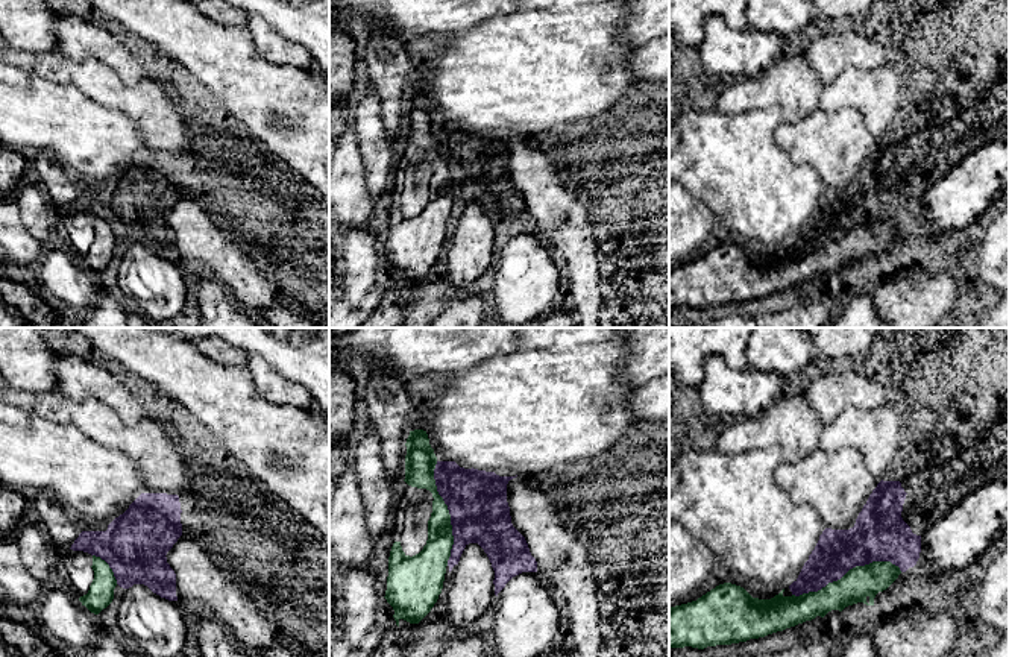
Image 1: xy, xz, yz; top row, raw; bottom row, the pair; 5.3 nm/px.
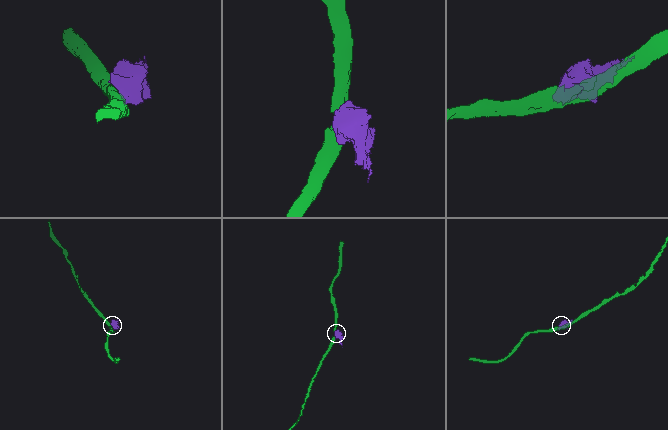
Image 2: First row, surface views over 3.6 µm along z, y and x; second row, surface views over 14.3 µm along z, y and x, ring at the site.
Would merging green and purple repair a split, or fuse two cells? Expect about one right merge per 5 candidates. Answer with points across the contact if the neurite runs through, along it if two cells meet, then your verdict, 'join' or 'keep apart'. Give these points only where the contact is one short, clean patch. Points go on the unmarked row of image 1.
keep apart

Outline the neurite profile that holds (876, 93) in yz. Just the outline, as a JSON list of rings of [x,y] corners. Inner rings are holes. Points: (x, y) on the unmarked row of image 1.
[[[891,67],[847,68],[824,88],[818,108],[827,114],[859,109],[866,129],[882,141],[900,112],[900,96],[901,79]]]

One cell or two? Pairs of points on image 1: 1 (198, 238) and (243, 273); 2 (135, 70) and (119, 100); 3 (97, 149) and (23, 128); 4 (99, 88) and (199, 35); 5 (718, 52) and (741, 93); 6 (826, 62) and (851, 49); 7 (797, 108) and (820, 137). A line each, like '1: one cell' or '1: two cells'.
1: one cell
2: two cells
3: one cell
4: two cells
5: two cells
6: one cell
7: two cells

